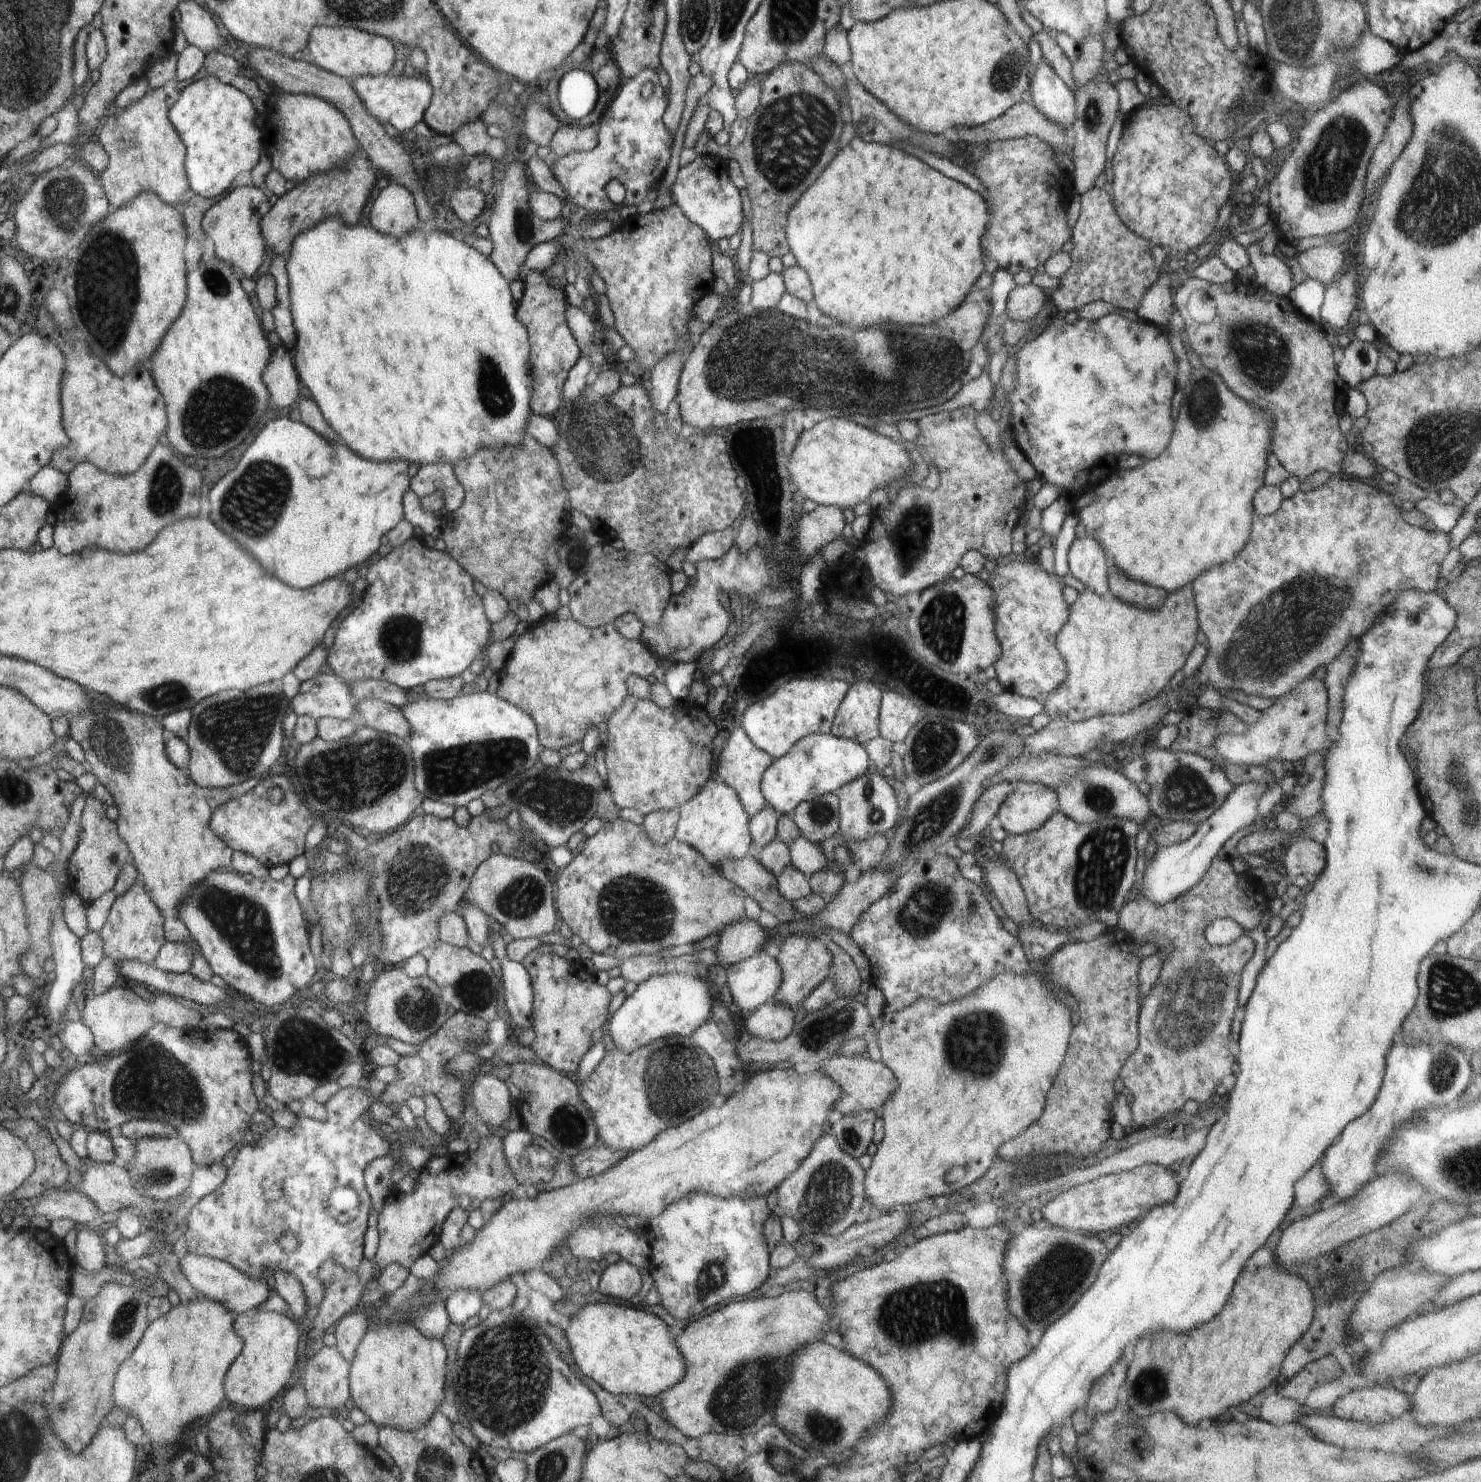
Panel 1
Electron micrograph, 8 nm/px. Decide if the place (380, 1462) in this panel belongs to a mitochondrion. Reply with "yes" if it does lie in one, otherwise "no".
no

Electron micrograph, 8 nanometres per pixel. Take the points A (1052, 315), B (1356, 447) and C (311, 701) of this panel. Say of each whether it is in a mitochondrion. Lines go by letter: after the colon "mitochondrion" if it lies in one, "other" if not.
A: other
B: other
C: other

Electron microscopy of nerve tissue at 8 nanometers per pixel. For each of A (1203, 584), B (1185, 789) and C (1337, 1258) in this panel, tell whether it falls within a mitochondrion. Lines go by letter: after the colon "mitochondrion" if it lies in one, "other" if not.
A: other
B: mitochondrion
C: other

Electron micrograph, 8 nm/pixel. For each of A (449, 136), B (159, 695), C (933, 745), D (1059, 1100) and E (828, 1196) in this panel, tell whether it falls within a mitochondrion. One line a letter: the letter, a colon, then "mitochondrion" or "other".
A: other
B: mitochondrion
C: mitochondrion
D: other
E: mitochondrion

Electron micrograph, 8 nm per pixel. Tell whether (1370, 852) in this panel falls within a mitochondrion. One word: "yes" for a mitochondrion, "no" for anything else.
no

